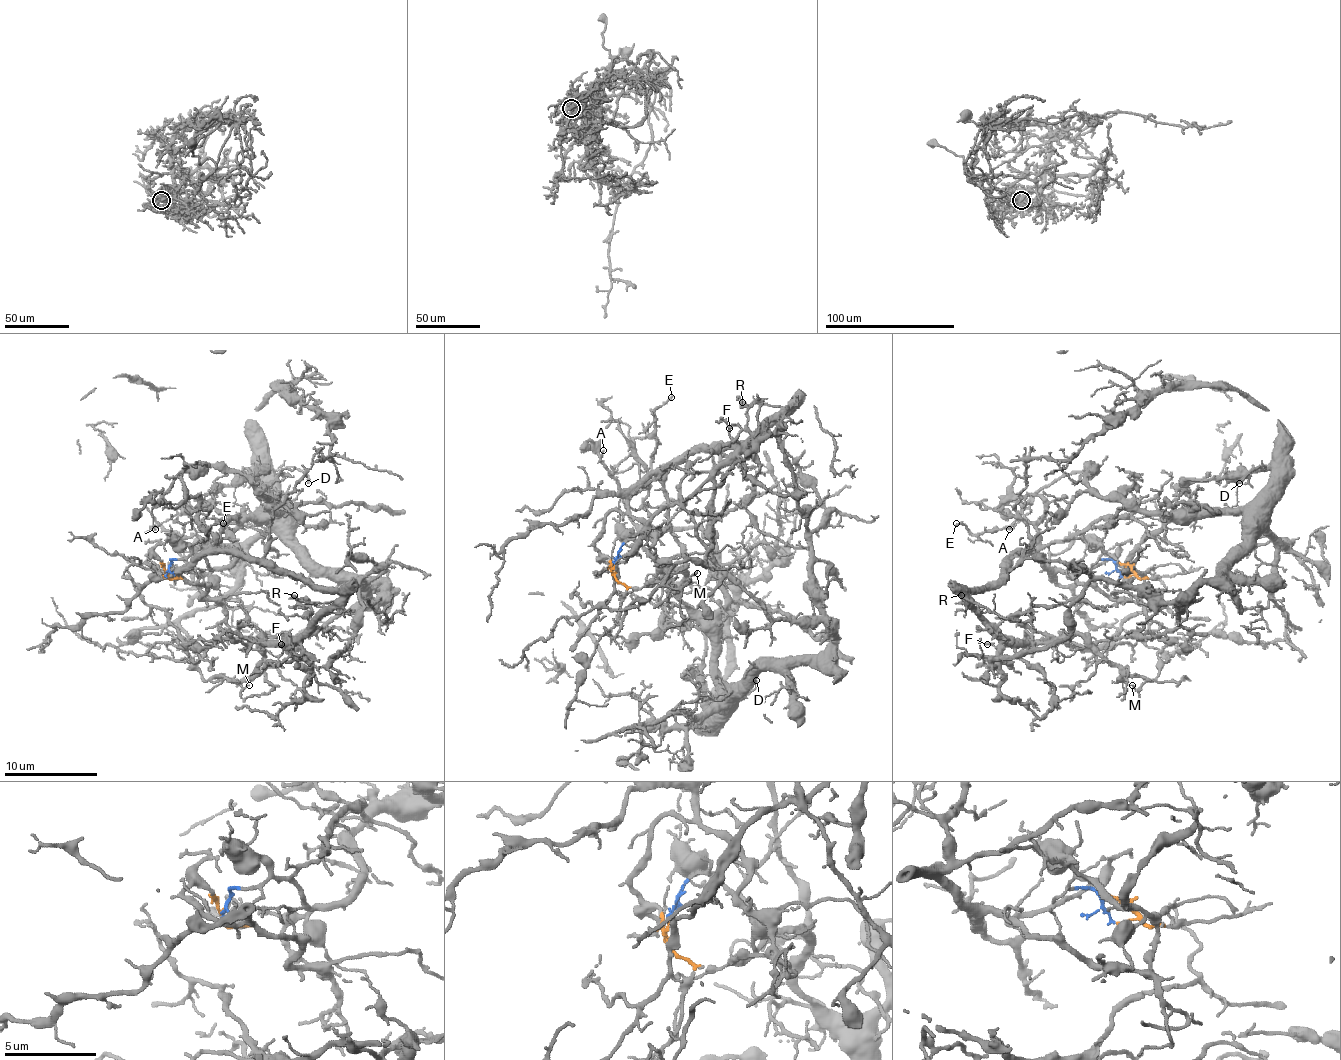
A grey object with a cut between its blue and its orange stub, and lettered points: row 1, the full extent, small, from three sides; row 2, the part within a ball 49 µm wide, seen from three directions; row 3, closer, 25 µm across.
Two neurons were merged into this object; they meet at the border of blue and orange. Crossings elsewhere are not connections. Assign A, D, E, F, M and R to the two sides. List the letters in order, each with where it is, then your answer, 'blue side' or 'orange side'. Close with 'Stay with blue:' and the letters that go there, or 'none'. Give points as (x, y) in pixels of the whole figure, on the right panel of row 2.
A: at (1009, 529); blue side
D: at (1239, 483); blue side
E: at (956, 523); orange side
F: at (987, 644); orange side
M: at (1132, 685); orange side
R: at (961, 595); orange side
Stay with blue: A, D

